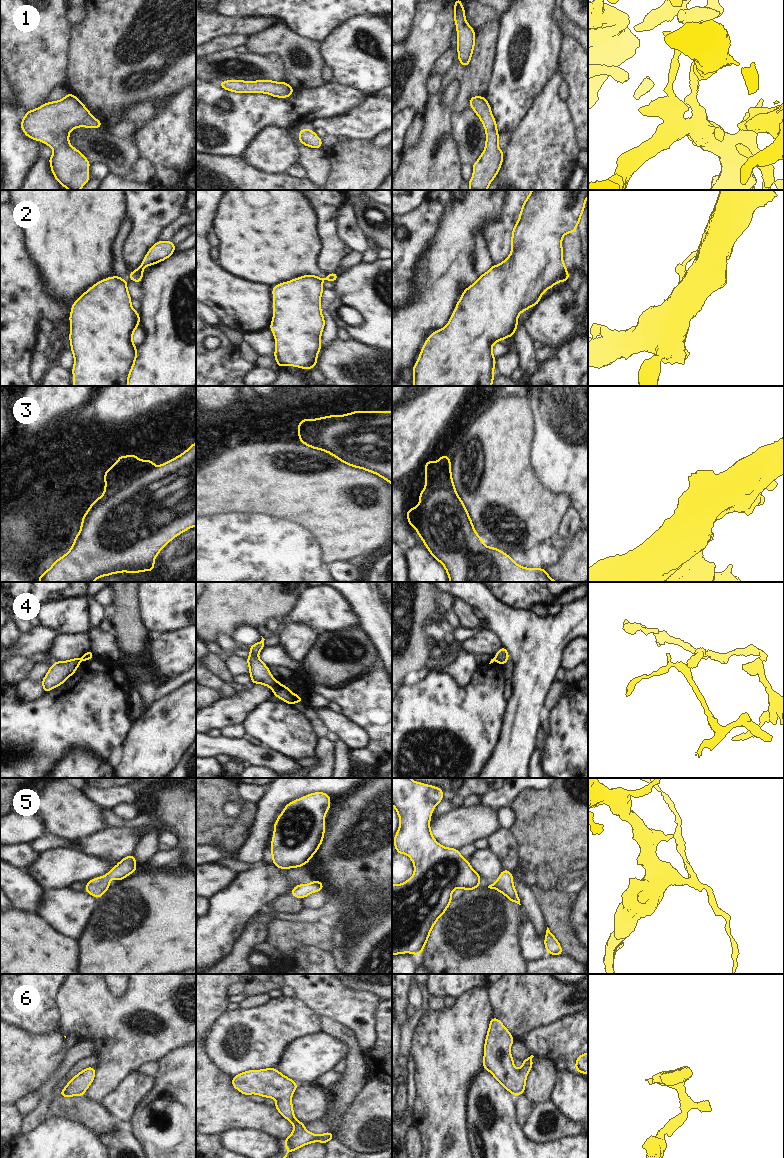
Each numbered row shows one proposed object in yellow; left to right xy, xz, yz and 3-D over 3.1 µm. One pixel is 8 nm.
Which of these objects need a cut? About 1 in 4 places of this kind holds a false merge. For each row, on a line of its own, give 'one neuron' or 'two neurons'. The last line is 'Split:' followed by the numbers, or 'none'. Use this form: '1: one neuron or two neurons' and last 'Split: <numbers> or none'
1: one neuron
2: two neurons
3: one neuron
4: two neurons
5: one neuron
6: one neuron
Split: 2, 4

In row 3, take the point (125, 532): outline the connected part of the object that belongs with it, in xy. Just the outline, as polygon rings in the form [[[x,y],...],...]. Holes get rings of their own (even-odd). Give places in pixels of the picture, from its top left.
[[[196,442],[179,456],[155,467],[153,460],[140,460],[135,454],[130,456],[119,456],[116,463],[104,473],[105,488],[103,495],[97,498],[84,514],[81,528],[76,535],[68,553],[57,559],[53,565],[38,577],[39,582],[94,582],[101,576],[109,576],[120,572],[139,573],[143,571],[153,571],[155,569],[154,560],[160,550],[172,539],[184,531],[196,526]]]

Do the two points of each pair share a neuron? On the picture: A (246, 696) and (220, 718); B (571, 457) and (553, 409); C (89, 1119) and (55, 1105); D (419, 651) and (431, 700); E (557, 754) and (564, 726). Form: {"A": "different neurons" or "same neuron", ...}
{"A": "same neuron", "B": "same neuron", "C": "same neuron", "D": "different neurons", "E": "same neuron"}

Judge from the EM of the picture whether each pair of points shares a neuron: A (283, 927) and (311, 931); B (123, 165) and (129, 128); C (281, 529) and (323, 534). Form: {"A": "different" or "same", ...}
{"A": "same", "B": "different", "C": "different"}

